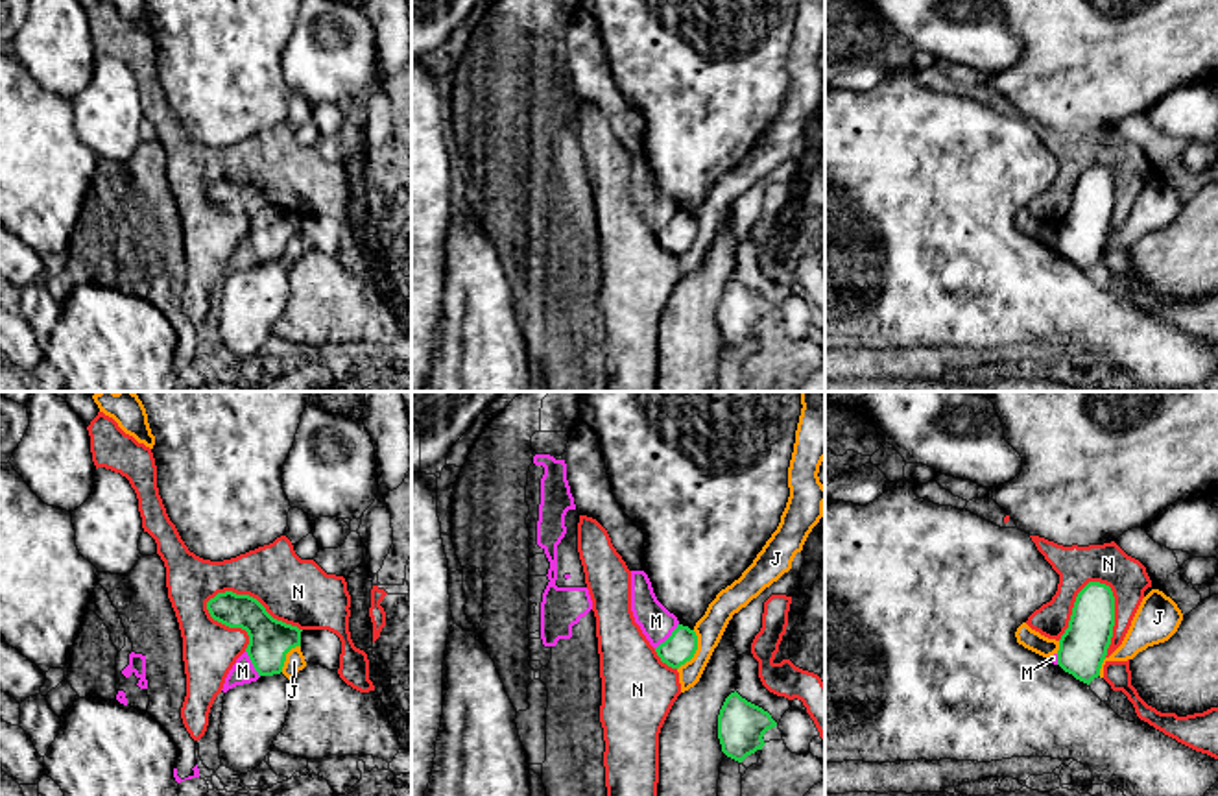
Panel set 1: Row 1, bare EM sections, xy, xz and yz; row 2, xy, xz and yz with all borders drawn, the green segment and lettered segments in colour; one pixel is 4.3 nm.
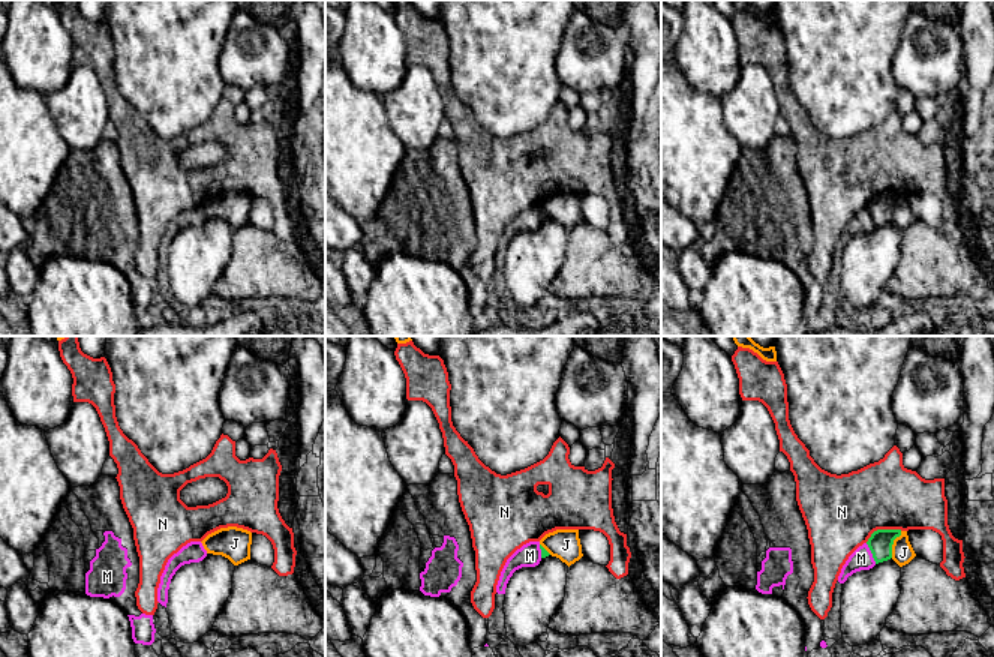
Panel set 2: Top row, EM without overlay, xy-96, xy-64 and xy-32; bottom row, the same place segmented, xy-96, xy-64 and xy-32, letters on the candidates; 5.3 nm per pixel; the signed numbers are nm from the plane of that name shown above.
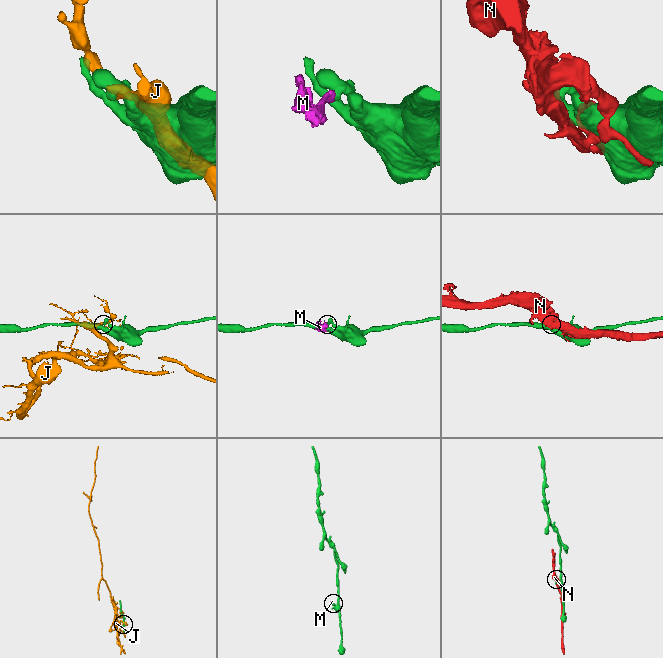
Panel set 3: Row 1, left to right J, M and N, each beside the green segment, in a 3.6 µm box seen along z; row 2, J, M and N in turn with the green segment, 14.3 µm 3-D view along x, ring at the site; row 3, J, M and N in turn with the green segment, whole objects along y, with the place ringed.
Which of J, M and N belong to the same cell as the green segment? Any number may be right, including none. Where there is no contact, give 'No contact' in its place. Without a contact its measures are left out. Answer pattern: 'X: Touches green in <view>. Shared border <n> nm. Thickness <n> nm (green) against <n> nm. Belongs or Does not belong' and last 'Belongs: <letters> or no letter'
J: Touches green in xz. Shared border 190 nm. Thickness 140 nm (green) against 120 nm. Does not belong
M: Touches green in xz. Shared border 160 nm. Thickness 140 nm (green) against 150 nm. Does not belong
N: Touches green in xy. Shared border 440 nm. Thickness 190 nm (green) against 280 nm. Does not belong
Belongs: no letter

